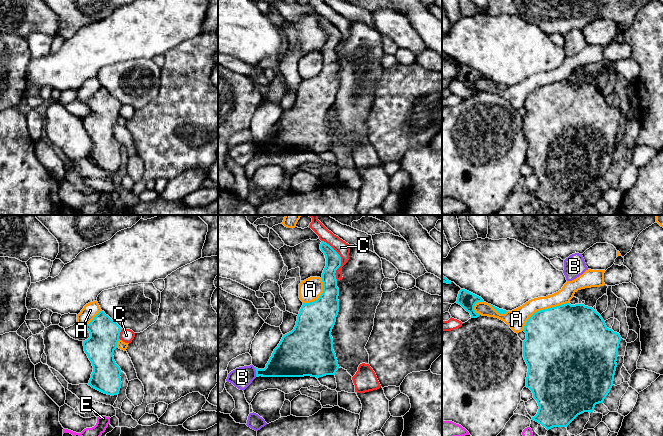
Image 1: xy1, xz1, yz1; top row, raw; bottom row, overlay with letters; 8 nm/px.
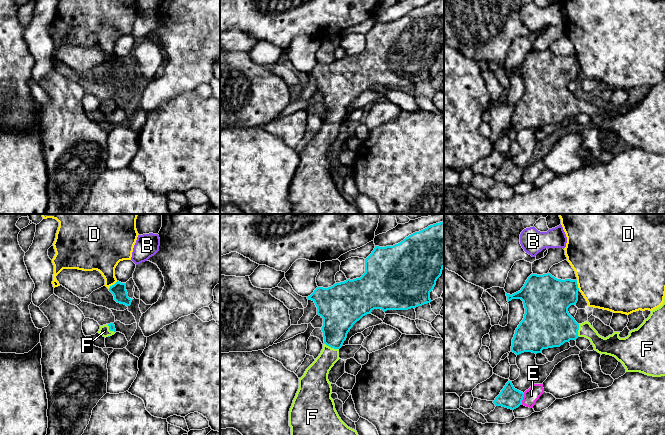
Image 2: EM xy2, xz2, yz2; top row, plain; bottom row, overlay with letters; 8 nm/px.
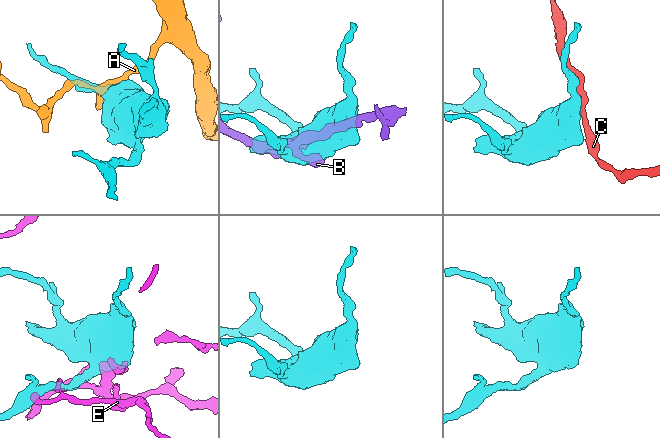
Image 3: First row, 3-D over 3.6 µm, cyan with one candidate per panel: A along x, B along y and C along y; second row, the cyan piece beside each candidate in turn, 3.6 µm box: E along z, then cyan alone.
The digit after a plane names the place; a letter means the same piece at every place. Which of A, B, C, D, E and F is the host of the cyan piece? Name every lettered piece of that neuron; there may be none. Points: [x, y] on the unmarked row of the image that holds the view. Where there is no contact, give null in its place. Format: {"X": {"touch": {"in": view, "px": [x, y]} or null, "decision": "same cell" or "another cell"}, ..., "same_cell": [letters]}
{"A": {"touch": {"in": "yz1", "px": [542, 86]}, "decision": "another cell"}, "B": {"touch": {"in": "xz1", "px": [256, 148]}, "decision": "another cell"}, "C": {"touch": {"in": "xz1", "px": [340, 35]}, "decision": "another cell"}, "D": {"touch": {"in": "yz2", "px": [577, 61]}, "decision": "another cell"}, "E": {"touch": {"in": "yz2", "px": [522, 175]}, "decision": "another cell"}, "F": {"touch": {"in": "xz2", "px": [332, 123]}, "decision": "same cell"}, "same_cell": ["F"]}

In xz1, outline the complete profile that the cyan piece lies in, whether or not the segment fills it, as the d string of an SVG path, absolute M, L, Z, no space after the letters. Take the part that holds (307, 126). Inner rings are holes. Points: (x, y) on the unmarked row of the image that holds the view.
M322 17L320 25L326 34L326 42L322 49L323 69L310 79L303 79L294 105L283 111L280 119L274 125L266 143L256 143L256 153L323 153L335 151L339 144L336 130L333 126L332 105L339 88L339 64L337 63L336 46L341 42L340 31L326 18Z

